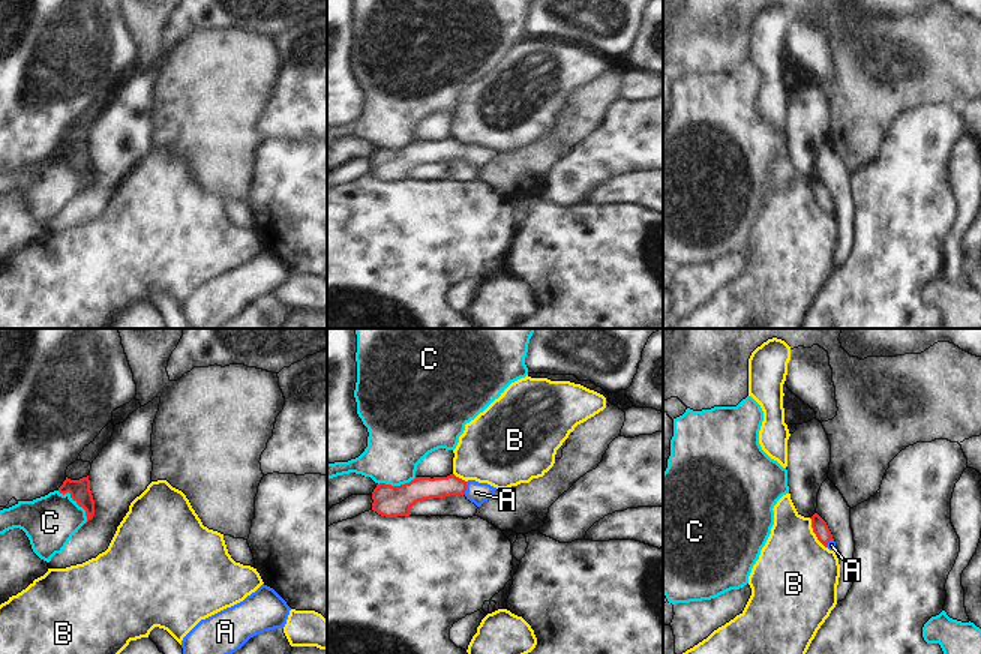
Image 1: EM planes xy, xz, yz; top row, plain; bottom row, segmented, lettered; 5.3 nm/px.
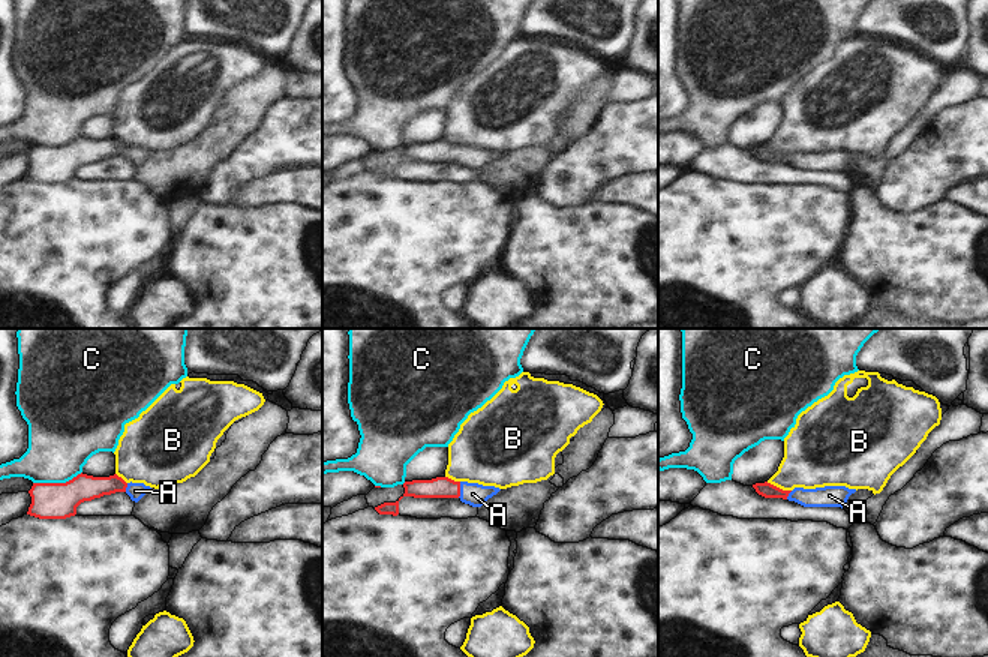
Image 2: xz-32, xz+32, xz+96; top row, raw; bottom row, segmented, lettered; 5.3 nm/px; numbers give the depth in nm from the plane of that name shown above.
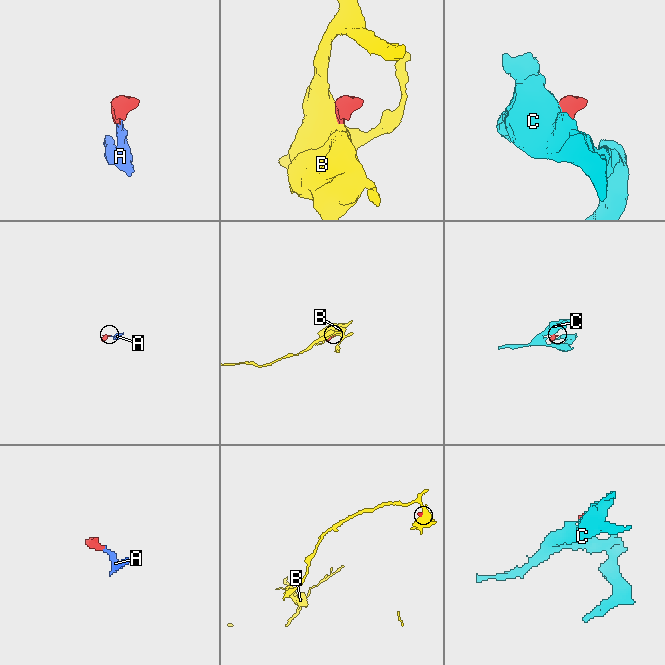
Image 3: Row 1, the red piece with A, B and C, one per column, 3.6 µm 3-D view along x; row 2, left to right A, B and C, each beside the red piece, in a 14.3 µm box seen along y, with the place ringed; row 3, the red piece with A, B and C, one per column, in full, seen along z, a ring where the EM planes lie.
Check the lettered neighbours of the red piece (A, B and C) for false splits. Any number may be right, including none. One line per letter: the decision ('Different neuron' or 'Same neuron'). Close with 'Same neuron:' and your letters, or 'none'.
A: Same neuron
B: Different neuron
C: Different neuron
Same neuron: A.

